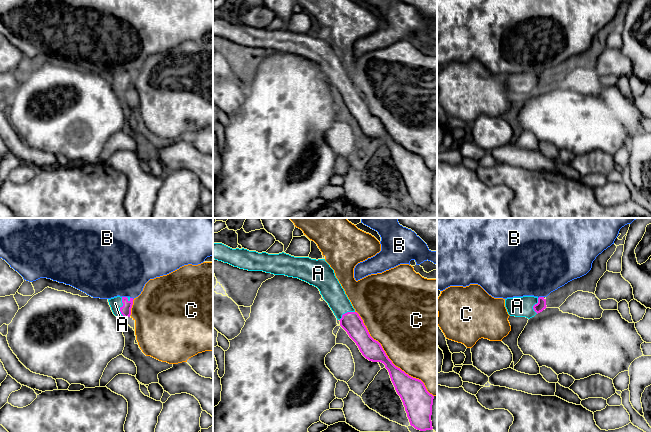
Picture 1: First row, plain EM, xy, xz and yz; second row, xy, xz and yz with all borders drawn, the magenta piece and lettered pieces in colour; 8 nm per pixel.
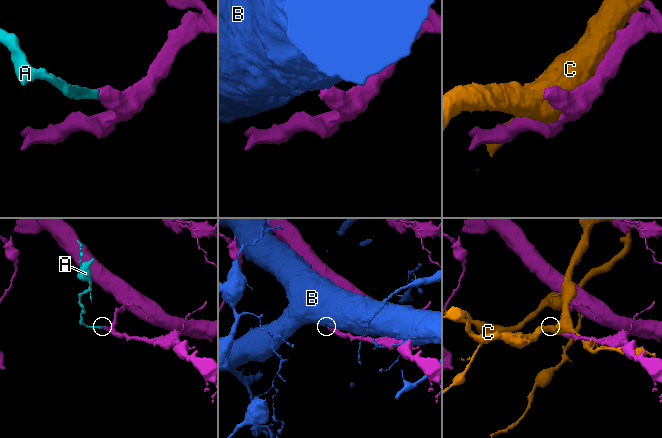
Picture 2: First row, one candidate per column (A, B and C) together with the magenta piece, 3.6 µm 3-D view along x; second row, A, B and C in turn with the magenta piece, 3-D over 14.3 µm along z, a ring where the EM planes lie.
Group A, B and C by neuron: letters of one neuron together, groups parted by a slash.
A / B / C

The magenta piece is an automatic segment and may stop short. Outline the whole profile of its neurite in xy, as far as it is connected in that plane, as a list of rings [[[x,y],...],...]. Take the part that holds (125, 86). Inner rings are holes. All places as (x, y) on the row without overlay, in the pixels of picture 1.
[[[114,73],[108,75],[113,90],[120,96],[126,96],[131,91],[133,74],[130,73]]]

